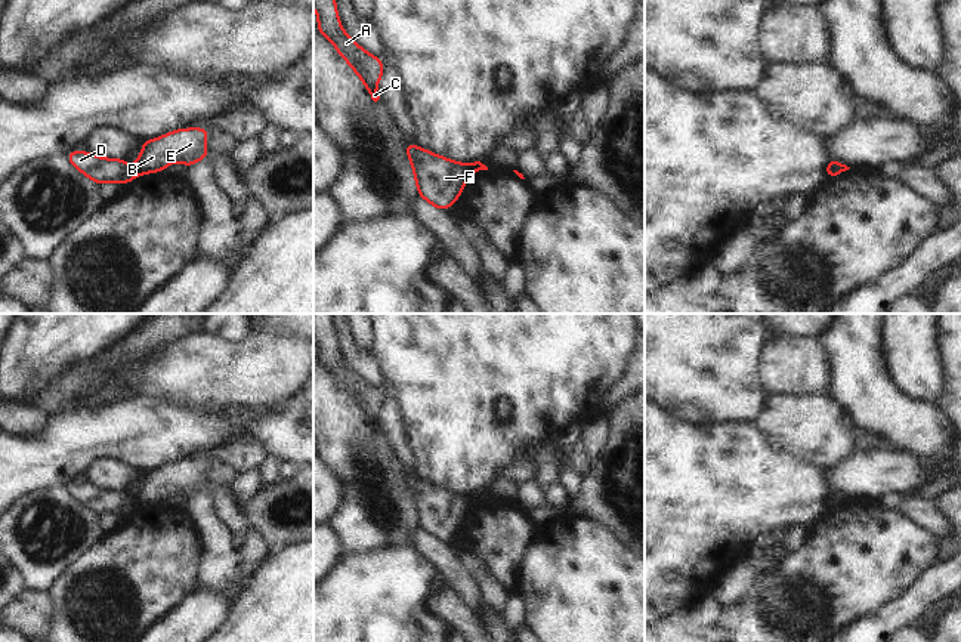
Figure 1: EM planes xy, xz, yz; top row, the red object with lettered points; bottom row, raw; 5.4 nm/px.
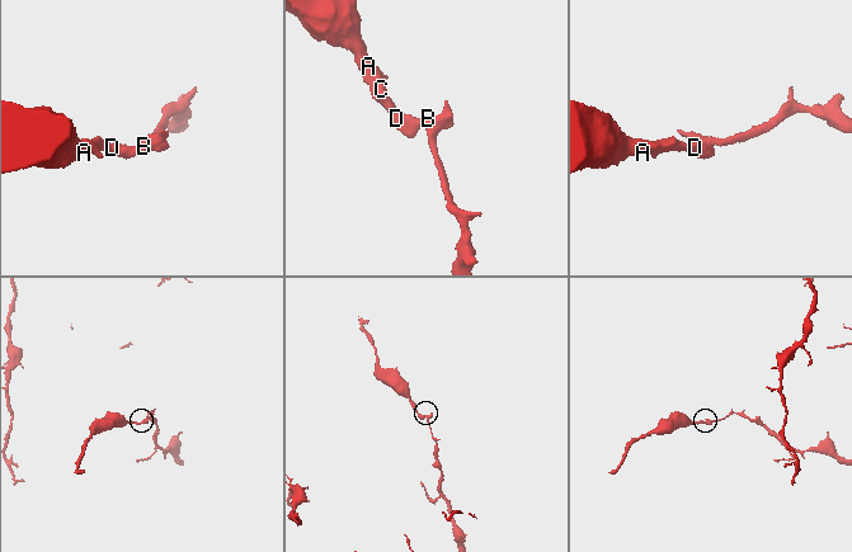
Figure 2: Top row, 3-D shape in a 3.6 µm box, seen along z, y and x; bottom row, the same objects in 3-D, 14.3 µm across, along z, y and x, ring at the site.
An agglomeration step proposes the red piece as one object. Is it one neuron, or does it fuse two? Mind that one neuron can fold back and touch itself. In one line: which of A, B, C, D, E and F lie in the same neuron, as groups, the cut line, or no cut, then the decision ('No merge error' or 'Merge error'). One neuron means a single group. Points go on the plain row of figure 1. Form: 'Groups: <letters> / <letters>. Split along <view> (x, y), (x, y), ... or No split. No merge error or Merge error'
Groups: A C D F / B E. Split along xz (466, 496), (469, 503). Merge error

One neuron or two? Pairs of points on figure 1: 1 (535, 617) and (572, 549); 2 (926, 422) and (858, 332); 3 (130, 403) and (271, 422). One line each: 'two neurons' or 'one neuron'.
1: one neuron
2: one neuron
3: one neuron

